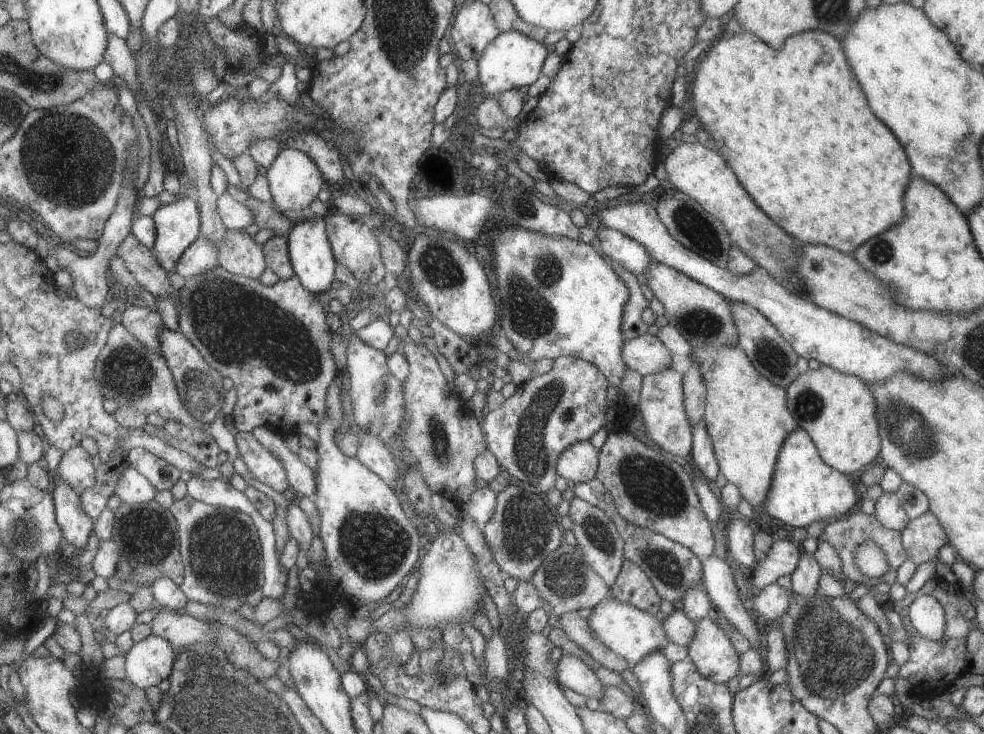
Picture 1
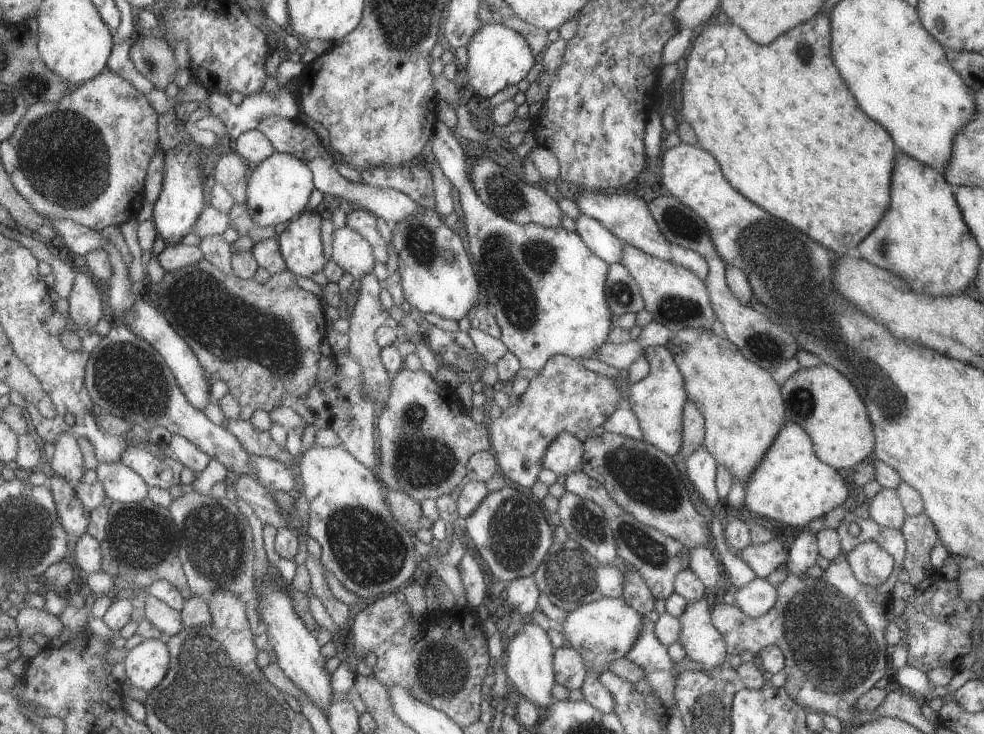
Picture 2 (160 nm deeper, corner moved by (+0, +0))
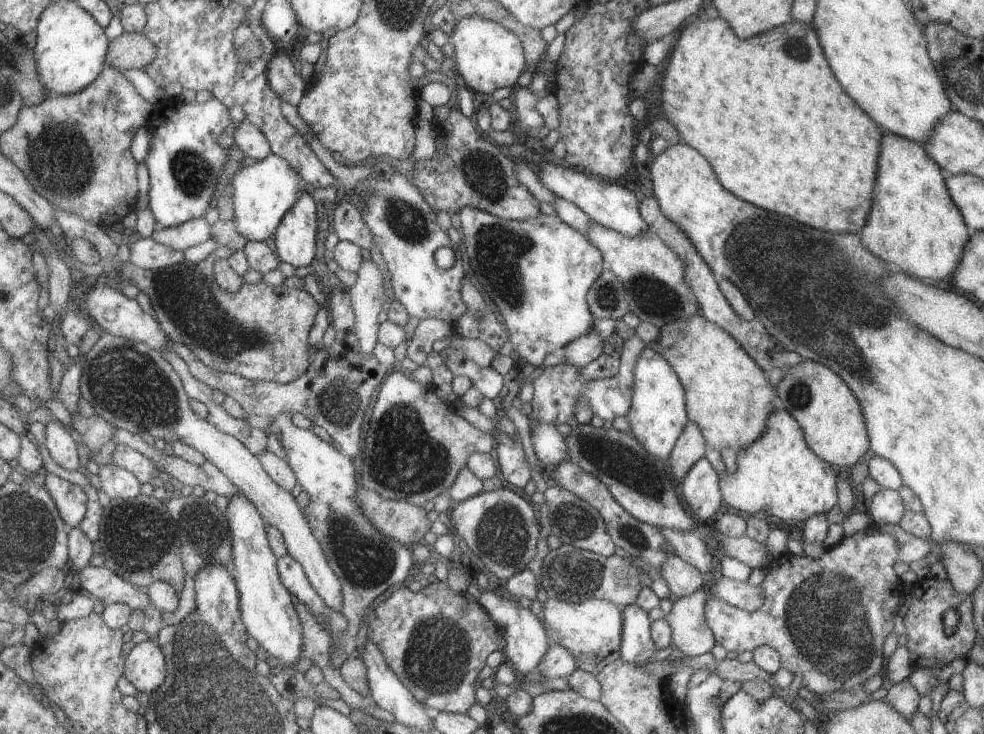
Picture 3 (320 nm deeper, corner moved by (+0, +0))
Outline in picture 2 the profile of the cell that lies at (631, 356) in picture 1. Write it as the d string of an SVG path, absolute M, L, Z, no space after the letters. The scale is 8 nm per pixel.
M635 339L623 344L605 341L595 349L594 358L624 373L638 356L644 356L644 348Z

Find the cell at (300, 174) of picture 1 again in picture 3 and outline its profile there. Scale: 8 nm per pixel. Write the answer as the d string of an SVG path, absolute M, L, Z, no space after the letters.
M269 153L260 161L249 161L232 176L232 221L243 239L247 241L270 240L281 217L296 201L297 195L309 189L298 174L276 154Z

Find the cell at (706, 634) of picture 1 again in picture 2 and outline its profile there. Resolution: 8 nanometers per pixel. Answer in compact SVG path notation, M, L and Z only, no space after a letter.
M704 597L696 601L686 601L683 612L677 618L680 622L680 631L676 642L683 647L685 656L702 664L706 672L719 668L726 660L726 648L719 631L711 624L709 606Z

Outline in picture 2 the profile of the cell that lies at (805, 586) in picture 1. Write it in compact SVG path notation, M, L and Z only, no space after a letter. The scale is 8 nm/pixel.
M802 528L790 544L785 566L793 574L803 574L809 566L816 564L817 556L816 534L807 528Z

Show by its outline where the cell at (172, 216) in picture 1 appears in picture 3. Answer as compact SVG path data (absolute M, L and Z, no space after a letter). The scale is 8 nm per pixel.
M162 96L154 105L146 125L151 137L143 164L148 169L147 205L157 227L177 226L202 217L208 210L215 184L228 160L217 138L228 124L234 128L238 125L231 122L227 109L213 97L203 103L185 103L179 96Z

